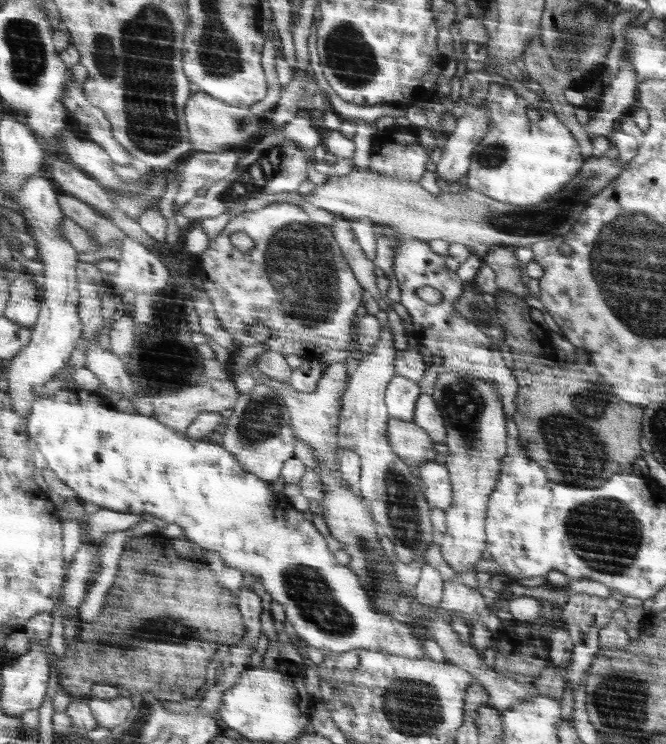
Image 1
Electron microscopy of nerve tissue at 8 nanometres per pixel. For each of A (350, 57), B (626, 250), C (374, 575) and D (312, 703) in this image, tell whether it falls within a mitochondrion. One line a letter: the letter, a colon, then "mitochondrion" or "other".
A: mitochondrion
B: mitochondrion
C: mitochondrion
D: other

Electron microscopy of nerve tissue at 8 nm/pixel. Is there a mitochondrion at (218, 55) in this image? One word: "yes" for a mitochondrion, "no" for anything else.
yes

